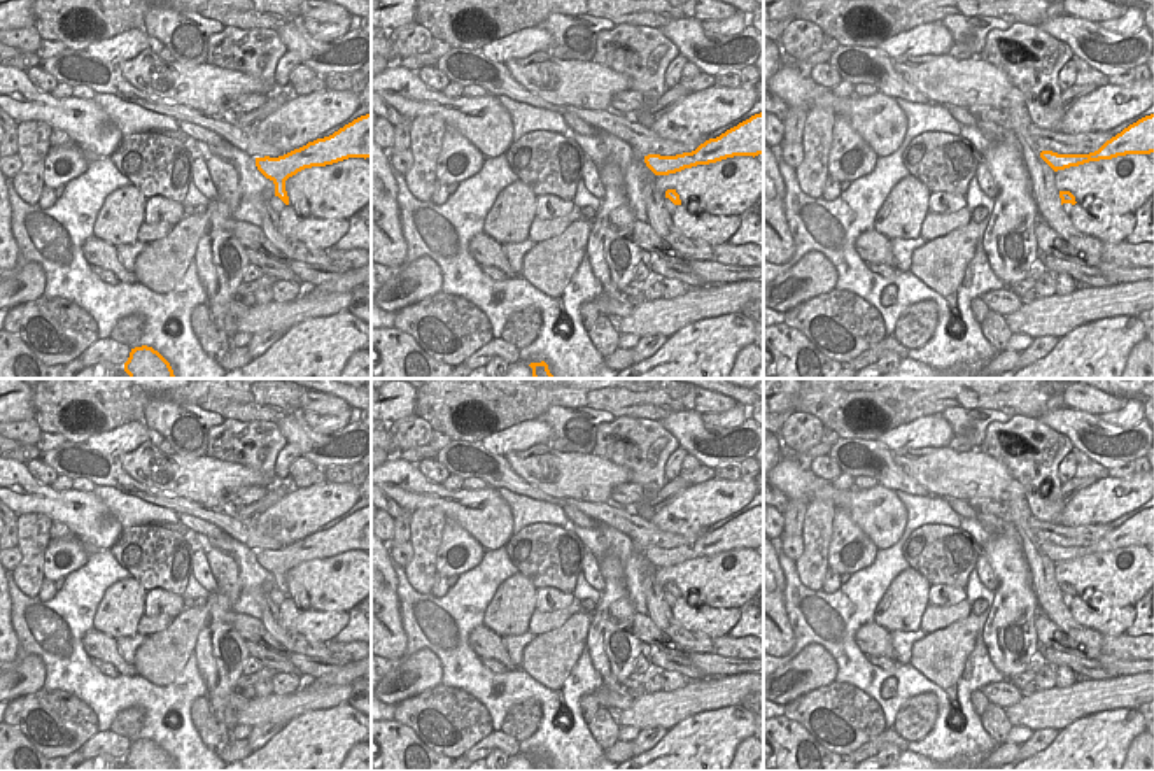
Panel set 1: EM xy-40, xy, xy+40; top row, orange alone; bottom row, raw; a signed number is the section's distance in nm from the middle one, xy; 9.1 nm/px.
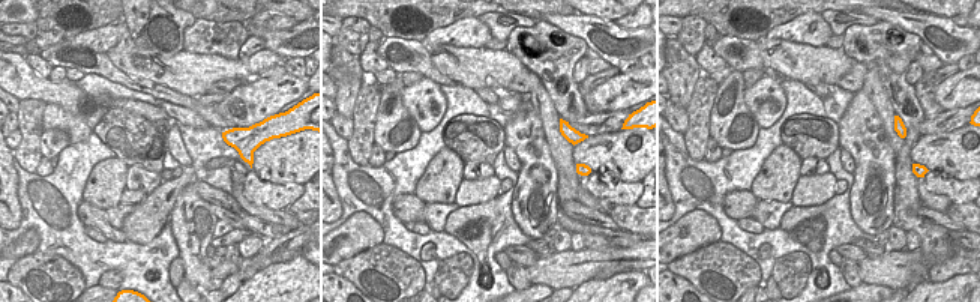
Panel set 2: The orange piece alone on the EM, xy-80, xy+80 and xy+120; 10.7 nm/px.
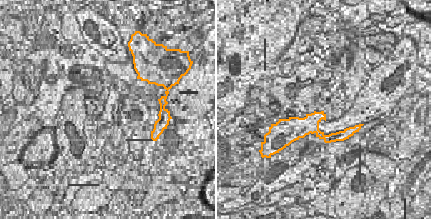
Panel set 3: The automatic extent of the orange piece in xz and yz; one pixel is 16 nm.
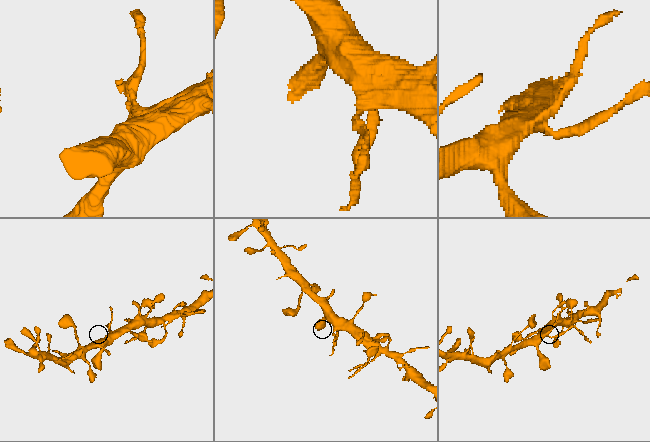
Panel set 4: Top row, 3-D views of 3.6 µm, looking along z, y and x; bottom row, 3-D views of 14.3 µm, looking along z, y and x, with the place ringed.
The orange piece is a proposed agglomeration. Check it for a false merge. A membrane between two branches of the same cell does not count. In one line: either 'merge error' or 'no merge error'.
no merge error

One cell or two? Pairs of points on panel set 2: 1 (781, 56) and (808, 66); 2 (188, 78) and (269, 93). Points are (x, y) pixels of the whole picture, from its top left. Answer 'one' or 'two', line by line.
1: one
2: two

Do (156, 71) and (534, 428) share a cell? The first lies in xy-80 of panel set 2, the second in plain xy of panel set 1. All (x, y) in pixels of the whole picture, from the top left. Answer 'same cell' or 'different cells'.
different cells

